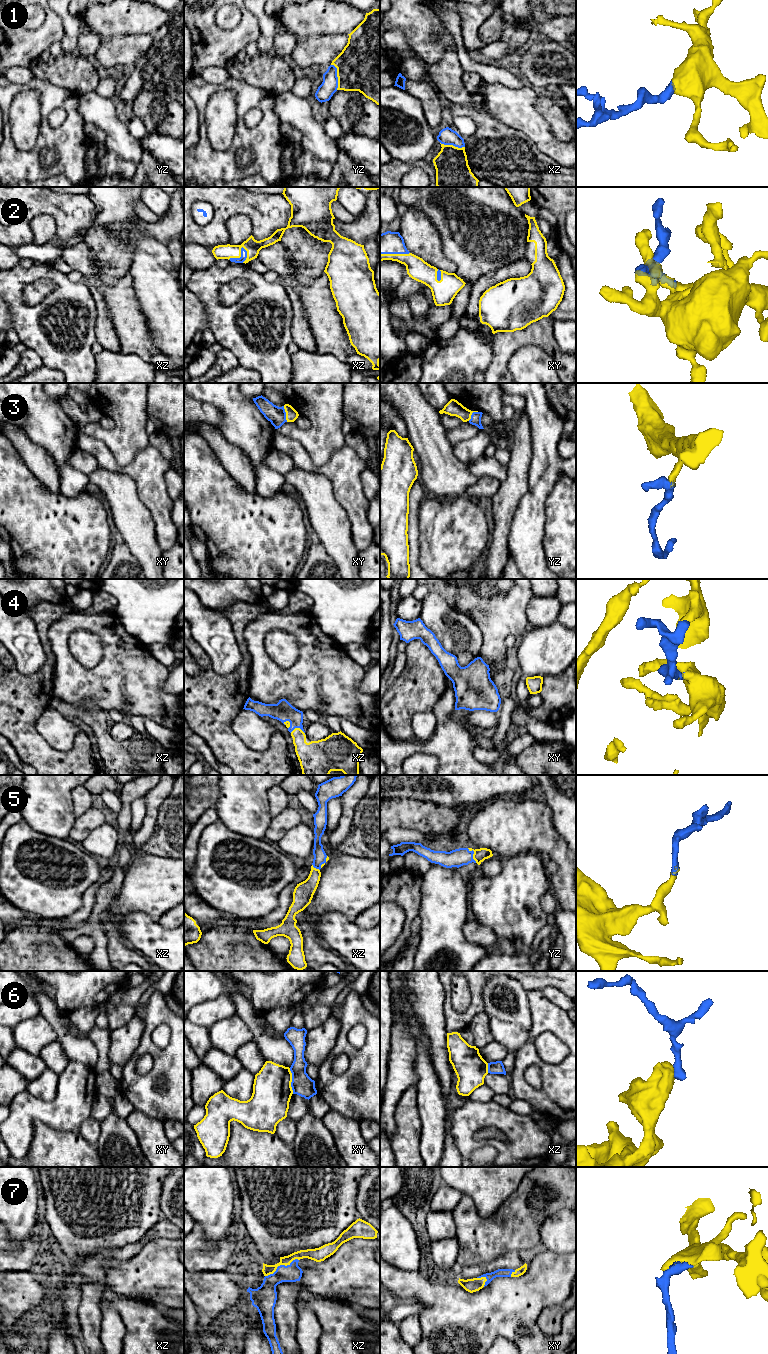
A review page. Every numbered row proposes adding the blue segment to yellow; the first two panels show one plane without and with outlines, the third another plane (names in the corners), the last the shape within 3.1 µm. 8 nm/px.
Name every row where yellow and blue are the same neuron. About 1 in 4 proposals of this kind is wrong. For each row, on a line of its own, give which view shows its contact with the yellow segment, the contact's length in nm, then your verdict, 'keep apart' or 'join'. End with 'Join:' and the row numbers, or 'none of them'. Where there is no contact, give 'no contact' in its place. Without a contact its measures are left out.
1: yz | 220 nm | join
2: xz | 170 nm | join
3: xy | 130 nm | join
4: xz | 130 nm | join
5: yz | 140 nm | join
6: xy | 220 nm | keep apart
7: xz | 300 nm | join
Join: 1, 2, 3, 4, 5, 7

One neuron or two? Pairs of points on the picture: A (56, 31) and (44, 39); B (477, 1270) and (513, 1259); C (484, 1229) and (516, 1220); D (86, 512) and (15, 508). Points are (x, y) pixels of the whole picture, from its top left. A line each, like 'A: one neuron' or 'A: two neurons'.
A: one neuron
B: one neuron
C: one neuron
D: one neuron

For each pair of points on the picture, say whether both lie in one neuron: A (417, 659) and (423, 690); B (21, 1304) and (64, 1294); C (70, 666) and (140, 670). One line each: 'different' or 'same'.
A: same
B: same
C: same

